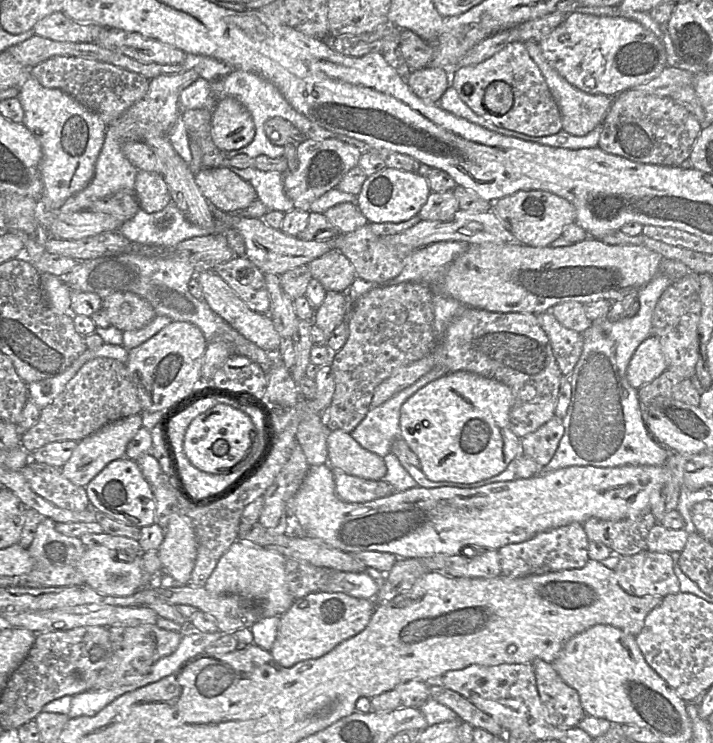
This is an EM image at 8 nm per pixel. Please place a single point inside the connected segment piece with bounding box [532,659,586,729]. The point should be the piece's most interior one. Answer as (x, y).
(563, 709)

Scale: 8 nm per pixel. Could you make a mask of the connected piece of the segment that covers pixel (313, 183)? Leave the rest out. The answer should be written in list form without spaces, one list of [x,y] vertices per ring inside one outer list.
[[[308,139],[298,144],[298,167],[295,171],[285,172],[283,178],[285,193],[292,200],[294,208],[309,212],[316,199],[337,188],[347,172],[358,166],[362,152],[357,147],[336,139]]]

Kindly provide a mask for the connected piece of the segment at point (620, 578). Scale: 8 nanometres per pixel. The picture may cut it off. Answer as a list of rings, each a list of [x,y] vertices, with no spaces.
[[[646,549],[634,555],[619,556],[614,572],[620,587],[632,596],[664,598],[680,592],[674,561],[668,553]]]

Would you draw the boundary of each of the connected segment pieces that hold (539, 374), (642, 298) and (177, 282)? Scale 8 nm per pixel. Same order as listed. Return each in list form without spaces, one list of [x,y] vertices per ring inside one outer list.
[[[464,307],[449,323],[432,355],[434,366],[446,367],[449,372],[472,372],[508,386],[514,397],[510,429],[518,438],[555,416],[562,373],[537,315]]]
[[[658,273],[638,293],[639,310],[633,317],[625,317],[611,322],[606,317],[593,320],[591,326],[582,334],[583,350],[573,371],[568,377],[571,398],[565,417],[562,419],[564,434],[550,462],[540,468],[539,474],[547,474],[570,466],[620,467],[624,465],[664,466],[670,455],[648,432],[642,419],[637,390],[626,379],[629,361],[641,342],[652,334],[654,308],[671,279]]]
[[[122,253],[79,261],[74,269],[64,274],[62,280],[70,290],[92,292],[102,299],[116,292],[133,292],[147,300],[156,316],[166,316],[173,321],[184,321],[196,325],[208,342],[215,336],[222,337],[234,345],[234,353],[258,363],[267,374],[277,363],[279,352],[267,352],[241,335],[224,319],[213,312],[203,299],[196,299],[189,292],[188,284],[196,270],[186,260],[173,257],[151,258],[138,254]]]

